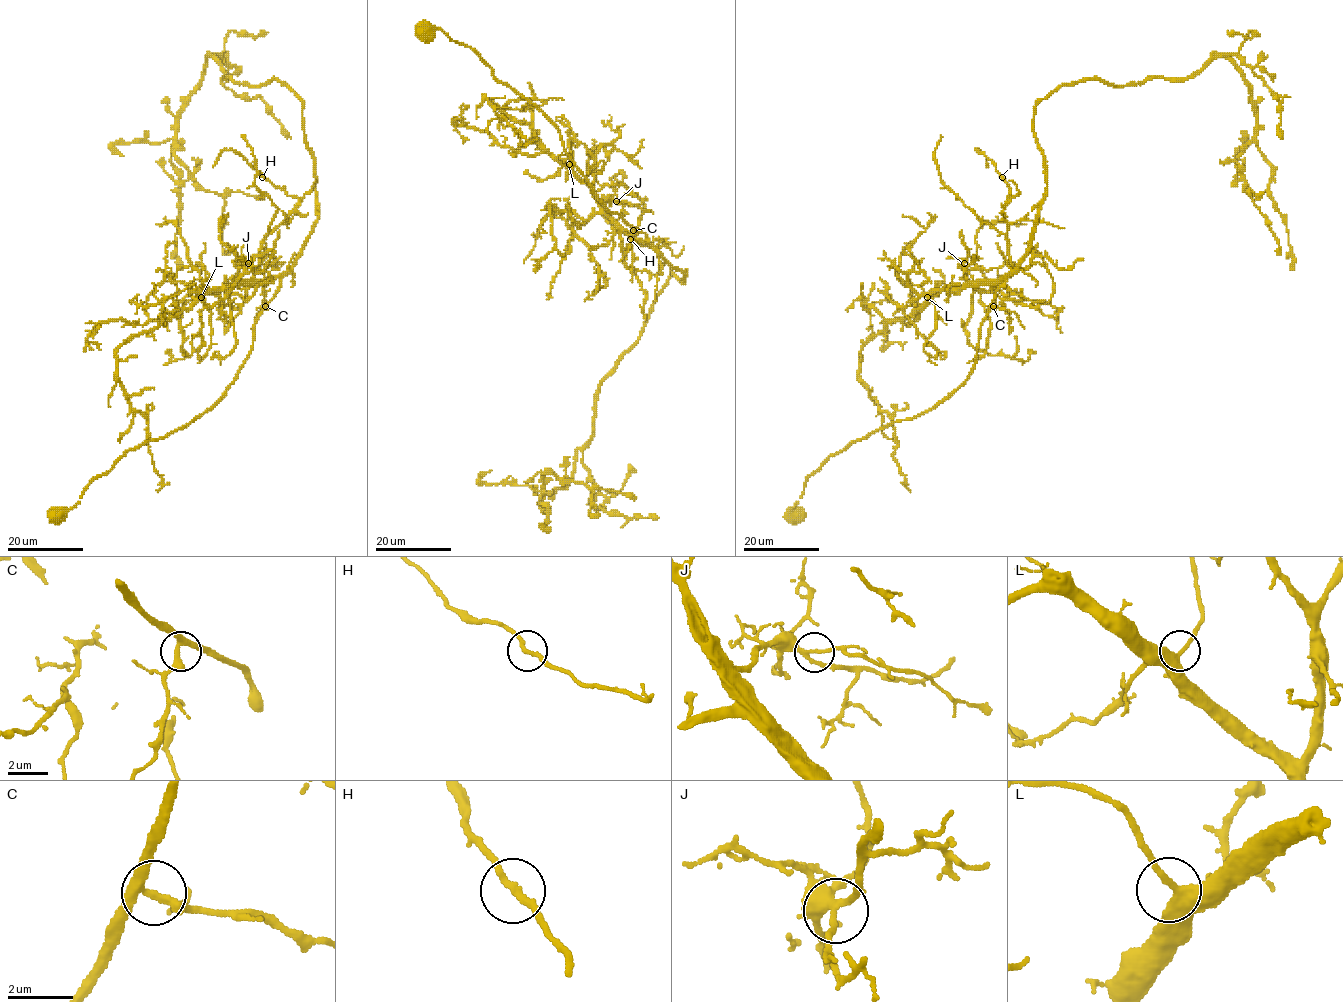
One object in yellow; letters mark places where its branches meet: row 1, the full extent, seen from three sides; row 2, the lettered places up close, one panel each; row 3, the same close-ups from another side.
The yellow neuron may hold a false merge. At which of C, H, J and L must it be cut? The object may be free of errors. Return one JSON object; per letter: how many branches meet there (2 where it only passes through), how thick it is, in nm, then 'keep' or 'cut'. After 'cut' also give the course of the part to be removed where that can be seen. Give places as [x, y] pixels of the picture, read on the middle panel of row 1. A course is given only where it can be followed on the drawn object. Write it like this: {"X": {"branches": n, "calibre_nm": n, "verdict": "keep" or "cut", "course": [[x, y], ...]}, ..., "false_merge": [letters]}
{"C": {"branches": 3, "calibre_nm": 280, "verdict": "keep"}, "H": {"branches": 2, "calibre_nm": 200, "verdict": "keep"}, "J": {"branches": 3, "calibre_nm": 180, "verdict": "keep"}, "L": {"branches": 2, "calibre_nm": 360, "verdict": "keep"}, "false_merge": []}

